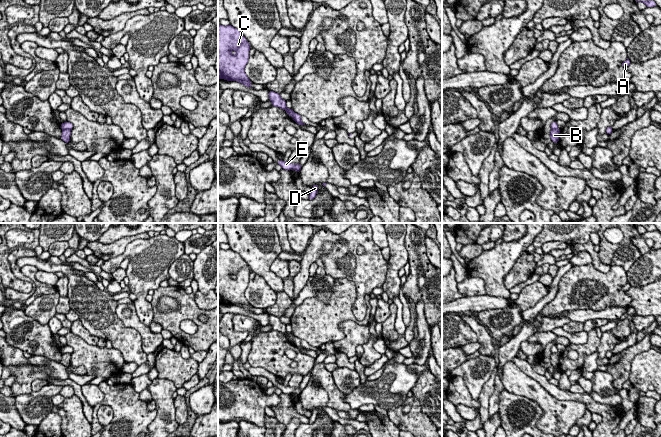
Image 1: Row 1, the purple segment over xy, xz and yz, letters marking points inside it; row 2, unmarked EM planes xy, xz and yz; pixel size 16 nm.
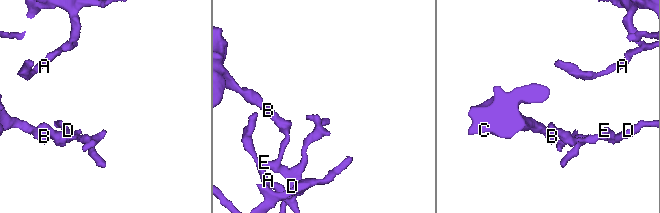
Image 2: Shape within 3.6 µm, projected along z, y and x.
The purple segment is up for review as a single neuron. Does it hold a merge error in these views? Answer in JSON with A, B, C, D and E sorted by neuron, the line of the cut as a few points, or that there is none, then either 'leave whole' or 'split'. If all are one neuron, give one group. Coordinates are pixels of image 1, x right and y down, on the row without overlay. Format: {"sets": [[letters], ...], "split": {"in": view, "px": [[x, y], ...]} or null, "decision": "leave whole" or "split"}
{"sets": [["A", "D", "E"], ["B", "C"]], "split": {"in": "xy", "px": [[70, 353], [62, 354]]}, "decision": "split"}

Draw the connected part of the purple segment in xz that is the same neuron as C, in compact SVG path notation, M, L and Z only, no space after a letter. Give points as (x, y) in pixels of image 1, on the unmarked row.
M232 249L218 250L218 303L237 305L248 312L251 305L245 298L250 268Z

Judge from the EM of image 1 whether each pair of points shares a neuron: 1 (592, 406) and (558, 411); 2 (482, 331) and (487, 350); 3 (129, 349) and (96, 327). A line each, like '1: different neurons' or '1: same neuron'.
1: different neurons
2: same neuron
3: same neuron

